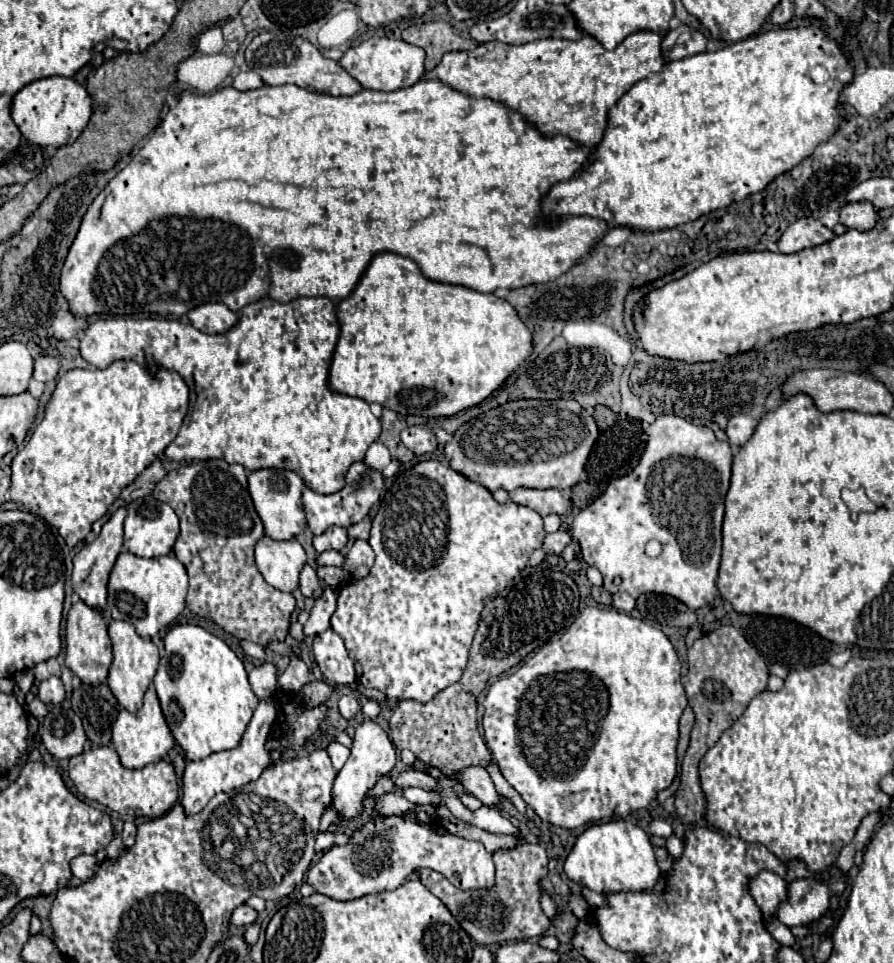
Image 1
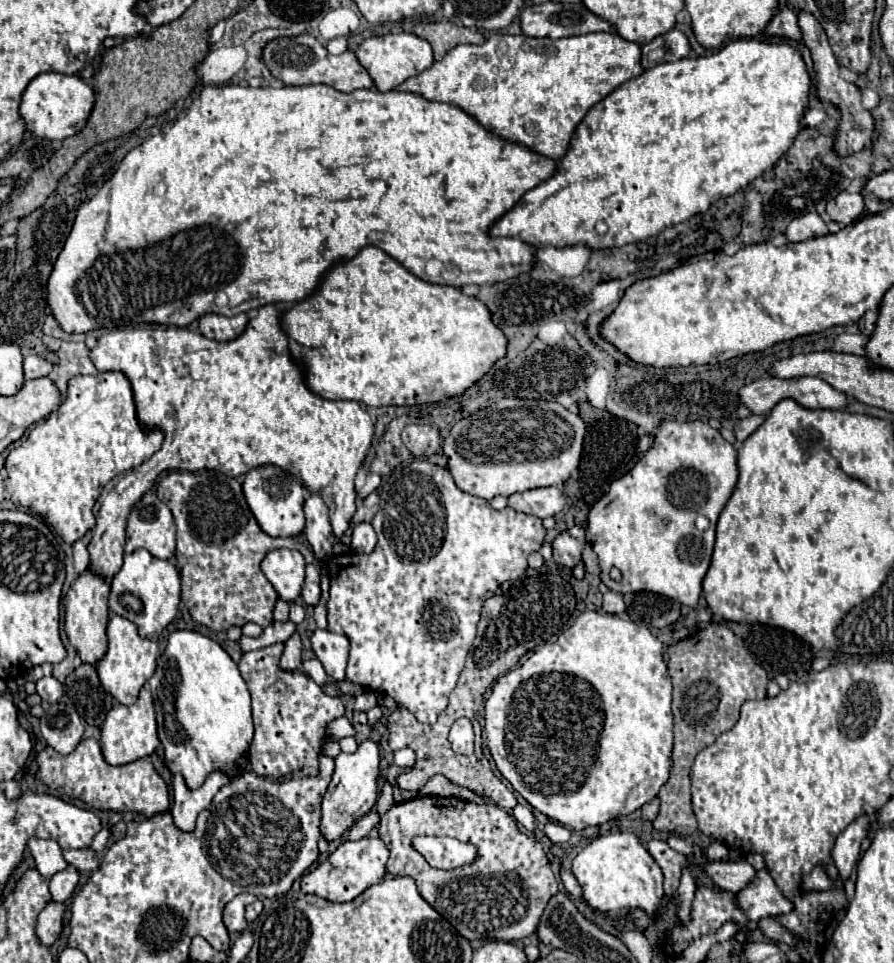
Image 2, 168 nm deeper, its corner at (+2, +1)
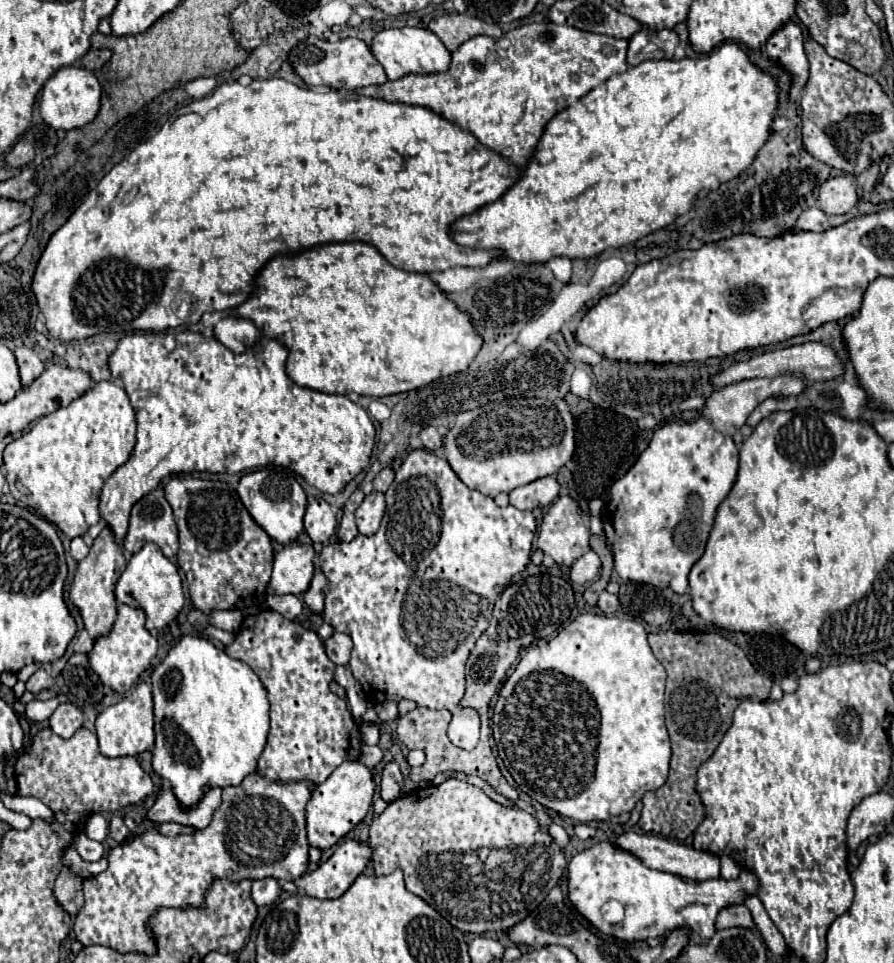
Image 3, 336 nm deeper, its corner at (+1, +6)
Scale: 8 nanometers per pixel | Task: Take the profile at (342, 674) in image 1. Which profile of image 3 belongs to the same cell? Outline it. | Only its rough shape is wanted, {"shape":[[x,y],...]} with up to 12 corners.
{"shape":[[333,633],[325,639],[327,657],[347,665],[353,649],[351,637]]}

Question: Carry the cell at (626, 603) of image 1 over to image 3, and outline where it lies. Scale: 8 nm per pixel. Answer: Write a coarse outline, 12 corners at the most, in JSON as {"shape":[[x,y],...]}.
{"shape":[[603,591],[597,607],[605,615],[613,615],[619,609],[617,595]]}

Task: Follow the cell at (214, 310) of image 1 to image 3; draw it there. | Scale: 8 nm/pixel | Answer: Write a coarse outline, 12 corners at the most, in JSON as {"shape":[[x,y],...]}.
{"shape":[[227,315],[213,335],[243,353],[259,339],[251,319]]}

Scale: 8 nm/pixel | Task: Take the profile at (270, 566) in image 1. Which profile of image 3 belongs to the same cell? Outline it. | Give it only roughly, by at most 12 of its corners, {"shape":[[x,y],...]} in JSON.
{"shape":[[291,543],[275,553],[271,595],[303,595],[315,549]]}

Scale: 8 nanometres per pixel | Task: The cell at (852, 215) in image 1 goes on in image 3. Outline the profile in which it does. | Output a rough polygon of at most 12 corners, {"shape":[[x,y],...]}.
{"shape":[[833,177],[821,185],[819,207],[827,215],[857,205],[853,177]]}

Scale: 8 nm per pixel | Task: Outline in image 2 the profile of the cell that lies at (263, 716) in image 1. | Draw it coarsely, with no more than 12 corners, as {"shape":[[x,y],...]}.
{"shape":[[210,774],[198,790],[172,778],[174,824],[192,832],[196,818],[214,794],[230,782],[224,774]]}

